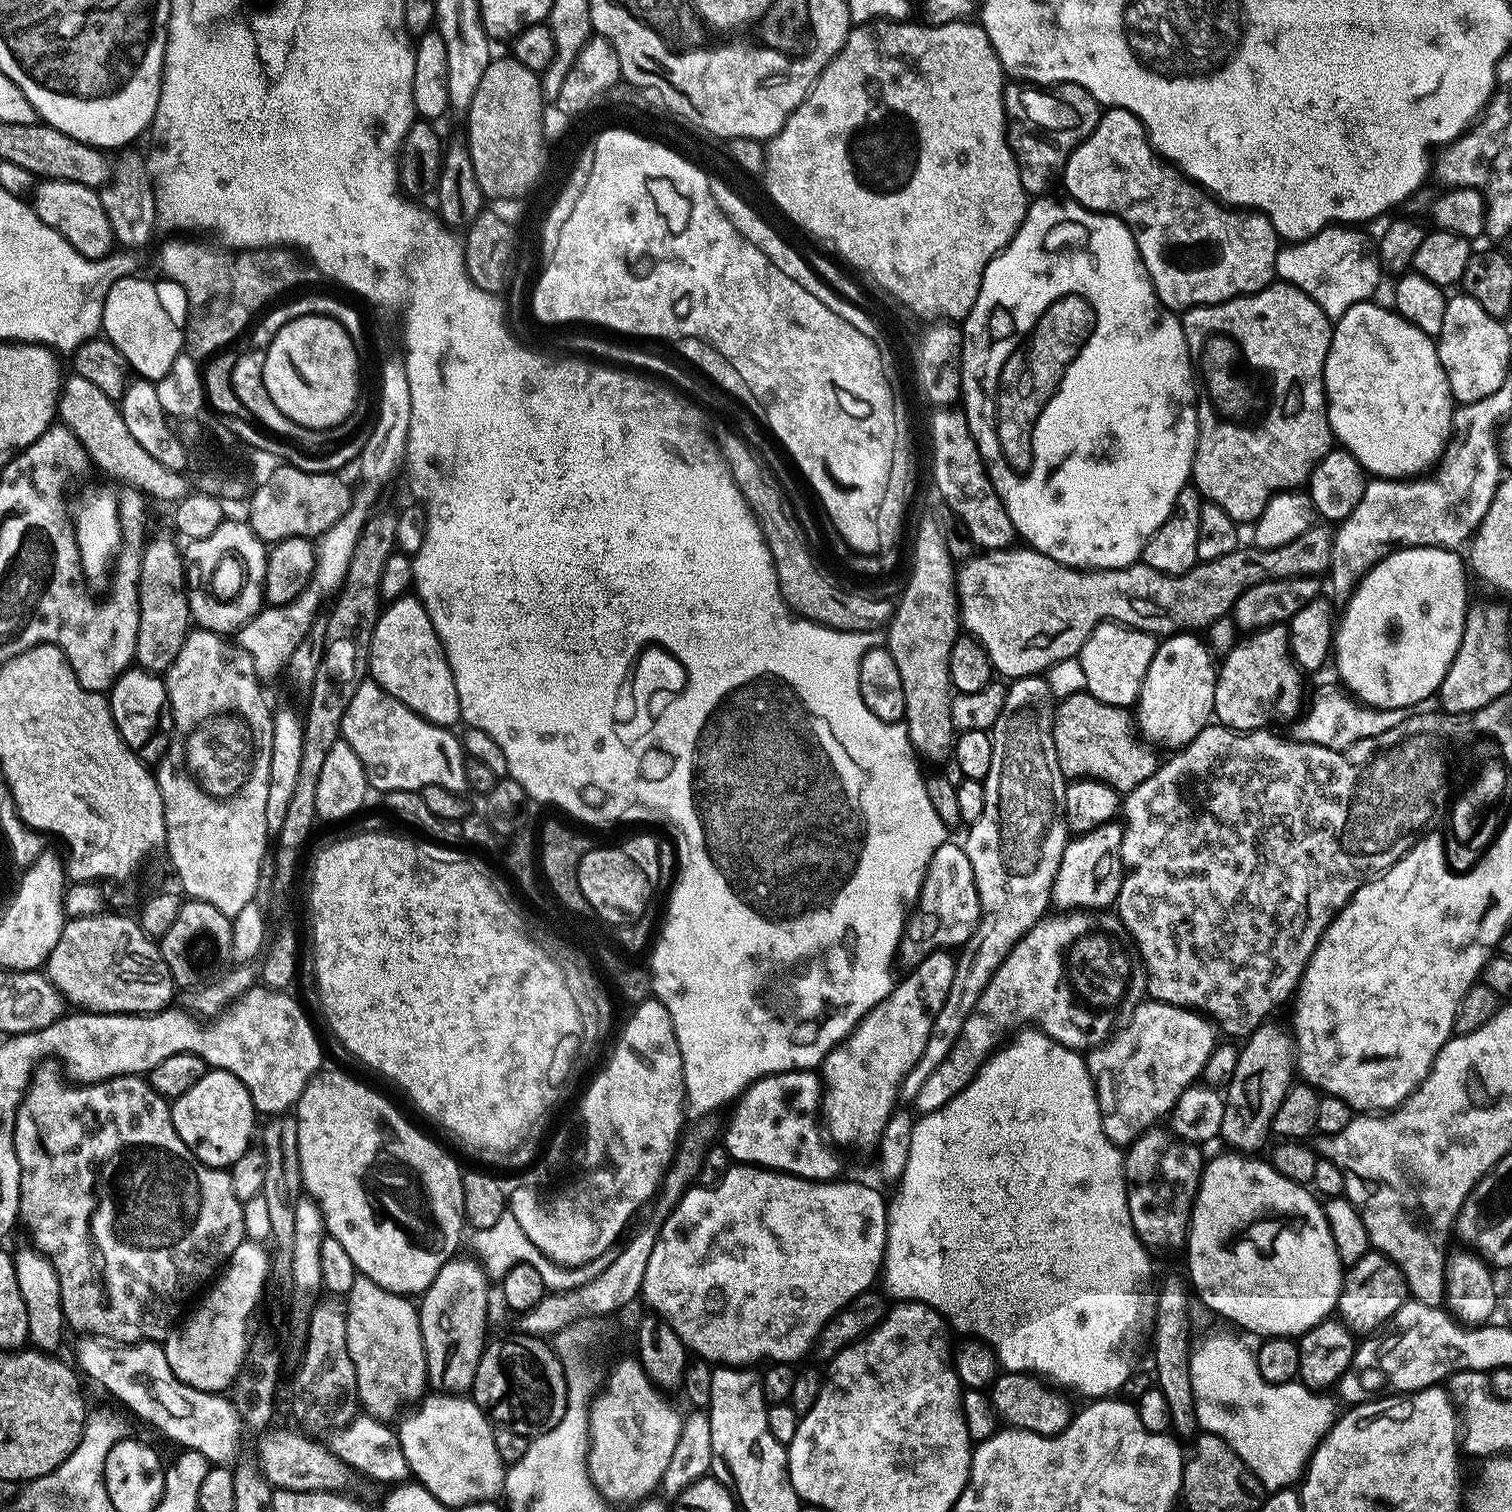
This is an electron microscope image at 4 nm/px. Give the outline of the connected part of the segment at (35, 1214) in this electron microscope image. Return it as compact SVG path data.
M41 1059L32 1069L28 1090L20 1099L16 1111L14 1150L18 1154L20 1167L19 1219L32 1228L32 1234L36 1238L35 1247L52 1261L58 1274L62 1290L62 1310L69 1329L77 1328L77 1333L99 1336L117 1344L134 1344L141 1340L163 1341L181 1319L180 1307L184 1300L191 1298L192 1291L199 1284L207 1285L227 1265L234 1250L238 1250L240 1243L246 1239L243 1203L234 1194L231 1171L203 1164L188 1149L186 1142L178 1138L169 1101L158 1095L143 1075L112 1076L109 1080L97 1080L95 1084L81 1083L79 1086L72 1082L67 1084L64 1076L66 1078L66 1072L59 1059Z

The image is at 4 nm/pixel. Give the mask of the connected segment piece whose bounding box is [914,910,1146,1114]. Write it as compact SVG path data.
M1068 910L1056 914L1060 916L1052 915L1045 915L1044 919L1039 920L1000 963L986 990L982 990L982 998L978 998L970 1018L966 1018L966 1026L962 1026L962 1034L954 1042L950 1054L946 1054L938 1070L934 1070L934 1074L930 1074L930 1078L926 1078L926 1083L918 1089L914 1101L917 1113L936 1114L947 1109L954 1097L974 1079L993 1049L1001 1043L1000 1035L1003 1032L1011 1033L1021 1026L1032 1025L1062 1046L1091 1050L1100 1047L1117 1031L1121 1023L1120 1007L1124 1004L1127 992L1129 1005L1141 1003L1146 992L1146 980L1143 975L1132 977L1136 972L1136 964L1138 968L1138 953L1126 926L1115 911Z

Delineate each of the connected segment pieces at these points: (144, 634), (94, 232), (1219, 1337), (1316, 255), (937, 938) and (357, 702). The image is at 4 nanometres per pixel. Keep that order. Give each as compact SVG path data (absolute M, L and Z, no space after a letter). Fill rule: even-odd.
M166 532L147 539L139 570L139 622L135 661L147 672L166 672L185 644L192 624L186 569L179 543Z
M41 179L35 185L31 196L30 203L38 218L42 218L46 226L56 228L58 234L62 234L62 238L66 238L66 242L70 242L70 246L78 250L78 254L91 260L100 260L113 251L114 239L110 220L103 210L100 192L97 189L87 188L78 182Z
M1212 1332L1200 1345L1191 1349L1188 1357L1190 1382L1194 1392L1196 1423L1201 1429L1222 1438L1246 1462L1249 1472L1260 1481L1261 1489L1269 1493L1291 1488L1303 1477L1312 1452L1338 1419L1336 1404L1328 1395L1307 1388L1305 1384L1266 1384L1258 1374L1258 1362L1250 1358L1250 1348L1228 1332Z
M1329 226L1305 240L1281 247L1276 255L1276 274L1285 284L1293 284L1302 294L1314 298L1318 306L1334 322L1350 310L1350 306L1373 299L1380 284L1382 265L1377 245L1356 226Z
M945 842L938 846L930 862L919 901L904 926L899 959L905 960L908 966L915 966L921 964L931 952L952 950L955 944L967 944L976 932L980 916L980 899L974 882L974 870L970 870L970 858L966 858L959 843Z
M365 678L360 683L358 694L354 694L350 706L346 706L346 714L340 723L342 739L354 750L354 754L358 754L358 762L362 762L362 766L366 770L369 785L375 791L377 788L380 794L398 790L419 792L426 786L446 786L446 790L451 792L467 793L469 791L466 778L468 760L461 737L457 733L455 736L452 732L455 731L451 727L443 724L431 724L426 718L414 714L414 710L410 710L410 706L406 706L402 702L398 702L398 698L386 694L386 690L382 690L382 686L378 686L371 678Z

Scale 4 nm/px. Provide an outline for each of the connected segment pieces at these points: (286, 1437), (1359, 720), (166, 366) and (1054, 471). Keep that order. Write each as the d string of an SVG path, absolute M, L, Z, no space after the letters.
M296 1432L263 1433L260 1440L259 1471L273 1489L286 1490L326 1490L338 1492L347 1489L349 1471L328 1451L323 1443L311 1444L304 1436Z
M1333 684L1322 685L1313 694L1312 701L1309 704L1307 701L1302 715L1291 725L1291 727L1293 726L1292 732L1290 732L1291 739L1302 744L1317 744L1318 746L1343 750L1350 747L1351 744L1358 743L1362 738L1377 736L1394 726L1398 726L1398 722L1402 722L1410 715L1409 709L1406 708L1363 706L1355 702L1341 687Z
M139 274L124 276L110 286L104 303L103 335L120 351L124 363L141 380L153 382L166 378L174 358L185 351L184 330L174 317L168 313L160 292Z
M1045 194L1029 203L1022 226L1004 250L988 263L982 274L978 302L974 302L970 314L962 322L962 411L980 457L984 459L988 481L994 486L1006 514L1010 516L1017 537L1027 547L1046 554L1046 558L1054 558L1054 562L1065 564L1067 568L1125 568L1143 557L1146 542L1154 530L1166 522L1174 506L1174 498L1178 498L1178 490L1189 487L1192 459L1196 453L1196 435L1200 433L1200 426L1196 422L1198 380L1194 375L1192 355L1181 317L1162 304L1158 294L1152 291L1152 279L1128 227L1118 217L1092 212L1071 198L1052 198Z

